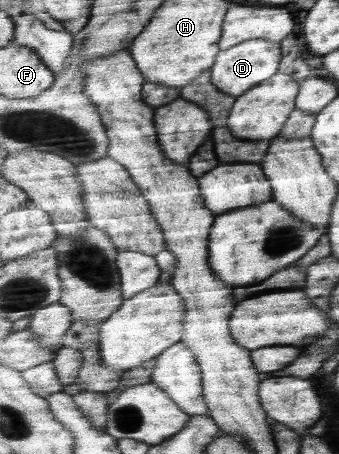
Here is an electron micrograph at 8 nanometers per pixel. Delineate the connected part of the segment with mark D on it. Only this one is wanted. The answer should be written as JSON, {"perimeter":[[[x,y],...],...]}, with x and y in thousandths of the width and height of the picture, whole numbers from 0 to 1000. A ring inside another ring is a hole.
{"perimeter":[[[761,86],[702,97],[699,104],[678,106],[643,123],[640,141],[622,152],[628,185],[673,207],[699,214],[723,209],[726,203],[743,200],[820,165],[832,128],[838,128],[832,99],[802,88]]]}

